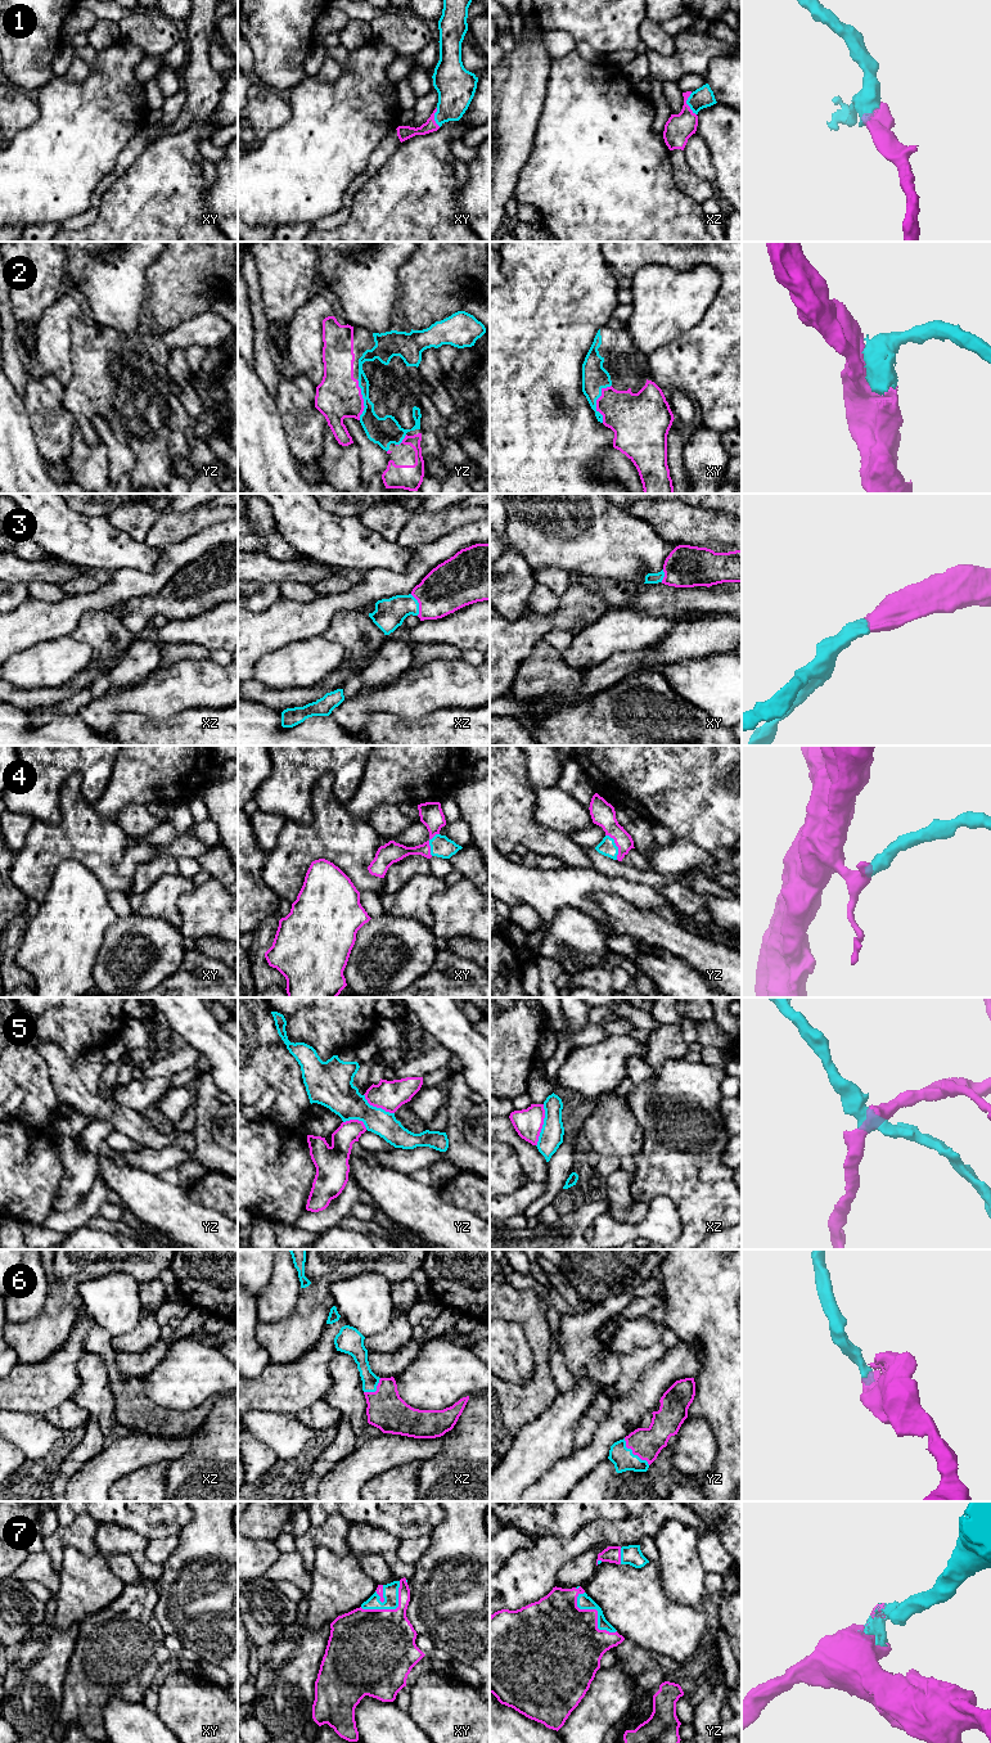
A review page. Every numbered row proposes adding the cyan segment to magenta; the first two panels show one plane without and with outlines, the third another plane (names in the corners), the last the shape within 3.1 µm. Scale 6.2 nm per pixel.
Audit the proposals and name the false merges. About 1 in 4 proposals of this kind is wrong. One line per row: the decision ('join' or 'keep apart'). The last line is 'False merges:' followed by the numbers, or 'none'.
1: join
2: join
3: join
4: join
5: keep apart
6: join
7: join
False merges: 5

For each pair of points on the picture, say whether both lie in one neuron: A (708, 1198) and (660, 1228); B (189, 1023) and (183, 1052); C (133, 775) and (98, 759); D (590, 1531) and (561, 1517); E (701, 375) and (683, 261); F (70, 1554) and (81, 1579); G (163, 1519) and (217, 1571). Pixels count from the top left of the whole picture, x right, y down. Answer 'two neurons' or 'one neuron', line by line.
A: two neurons
B: two neurons
C: two neurons
D: two neurons
E: one neuron
F: one neuron
G: two neurons

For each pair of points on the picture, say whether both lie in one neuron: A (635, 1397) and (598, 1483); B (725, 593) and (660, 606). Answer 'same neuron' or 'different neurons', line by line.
A: different neurons
B: same neuron

